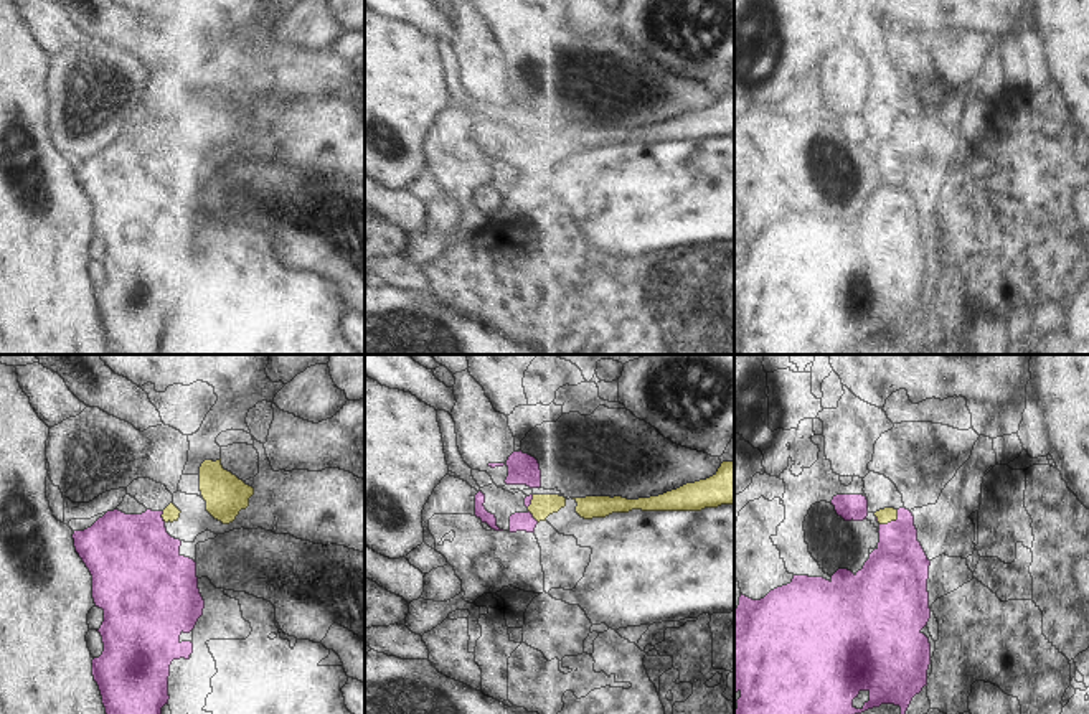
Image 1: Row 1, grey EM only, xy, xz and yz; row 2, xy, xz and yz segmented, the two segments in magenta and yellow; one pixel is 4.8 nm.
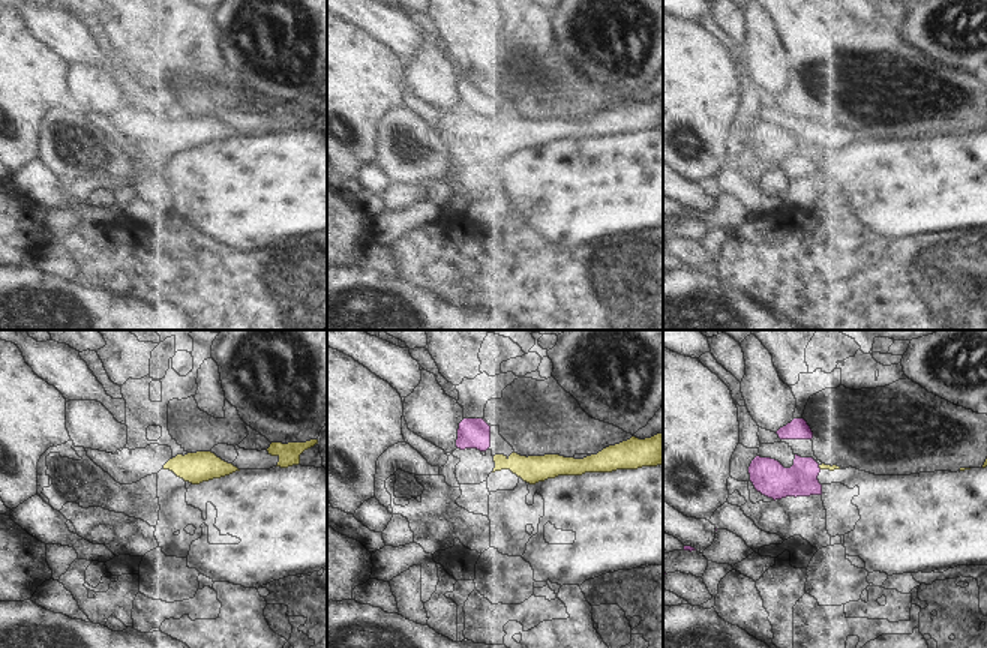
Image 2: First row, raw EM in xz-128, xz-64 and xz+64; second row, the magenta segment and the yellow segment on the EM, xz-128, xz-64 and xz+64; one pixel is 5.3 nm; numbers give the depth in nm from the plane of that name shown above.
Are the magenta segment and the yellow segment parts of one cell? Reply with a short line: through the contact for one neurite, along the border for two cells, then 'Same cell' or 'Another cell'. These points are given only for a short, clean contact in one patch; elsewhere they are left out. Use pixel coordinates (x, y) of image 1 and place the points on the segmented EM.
Line: yz (896, 573), (891, 521), (886, 515). Same cell

